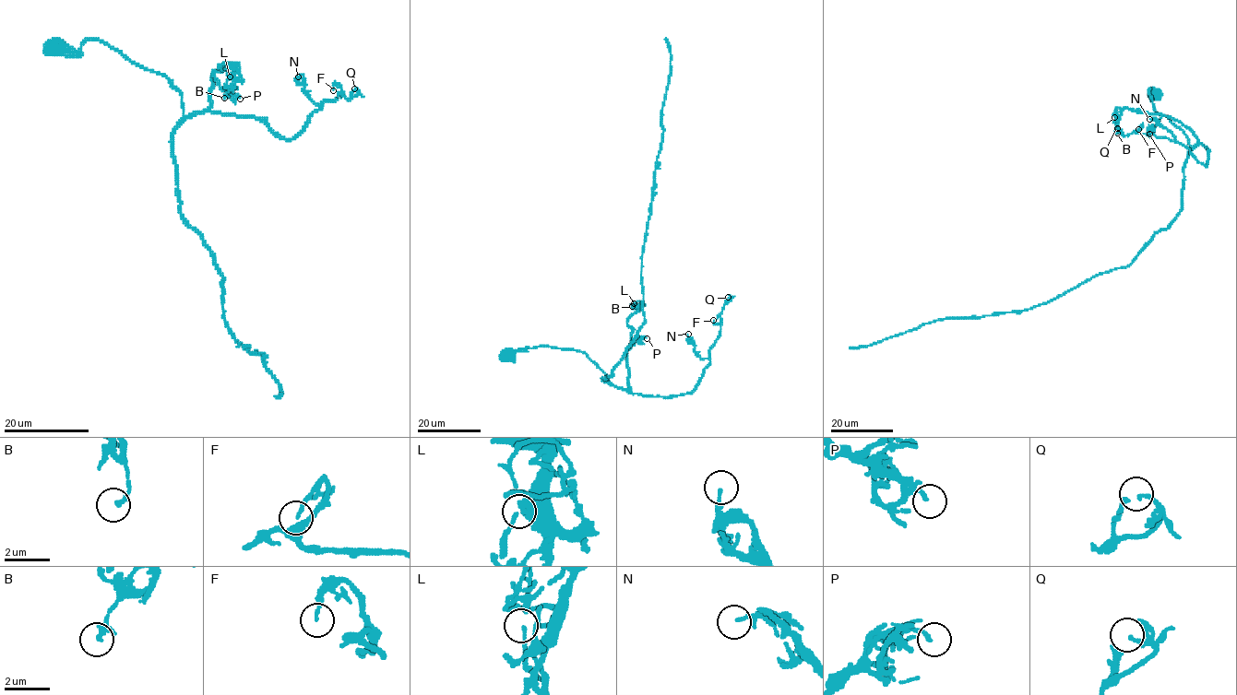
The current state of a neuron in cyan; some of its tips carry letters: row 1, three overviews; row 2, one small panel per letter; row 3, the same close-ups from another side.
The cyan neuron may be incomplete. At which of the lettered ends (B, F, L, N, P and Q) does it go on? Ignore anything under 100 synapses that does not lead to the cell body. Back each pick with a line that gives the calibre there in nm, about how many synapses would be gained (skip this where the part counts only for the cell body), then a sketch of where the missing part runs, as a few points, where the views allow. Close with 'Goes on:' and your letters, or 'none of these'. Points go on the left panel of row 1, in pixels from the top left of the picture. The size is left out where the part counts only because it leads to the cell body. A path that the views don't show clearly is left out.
Goes on: none of these

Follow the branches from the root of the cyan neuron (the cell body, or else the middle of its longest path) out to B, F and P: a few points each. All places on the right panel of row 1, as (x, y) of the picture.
B: (1156, 94), (1149, 88), (1154, 109), (1191, 147), (1197, 143), (1170, 117), (1127, 108), (1117, 133)
F: (1156, 94), (1149, 88), (1156, 111), (1191, 147), (1209, 150), (1207, 165), (1180, 142), (1138, 129)
P: (1156, 94), (1150, 97), (1149, 88), (1154, 109), (1183, 131), (1191, 147), (1197, 143), (1167, 116), (1149, 134)

